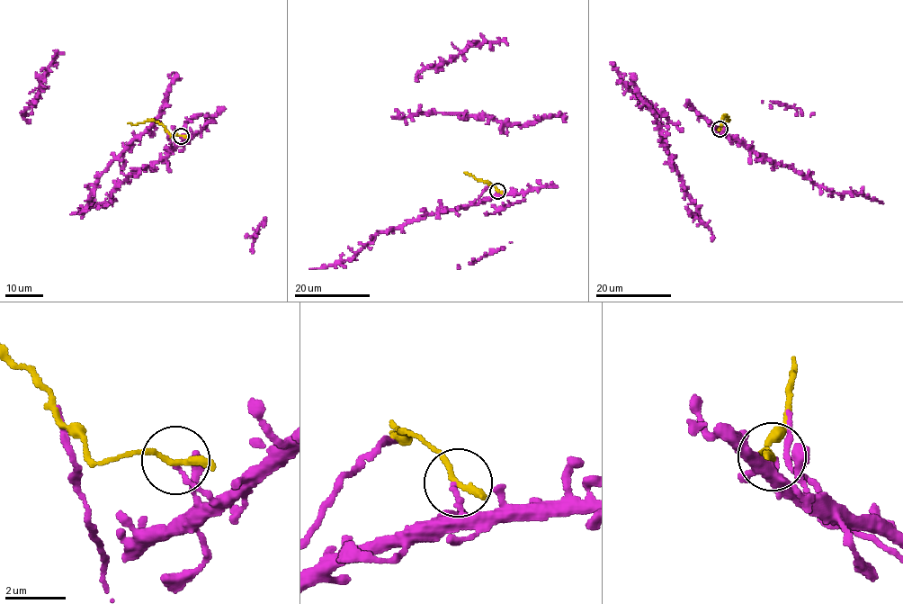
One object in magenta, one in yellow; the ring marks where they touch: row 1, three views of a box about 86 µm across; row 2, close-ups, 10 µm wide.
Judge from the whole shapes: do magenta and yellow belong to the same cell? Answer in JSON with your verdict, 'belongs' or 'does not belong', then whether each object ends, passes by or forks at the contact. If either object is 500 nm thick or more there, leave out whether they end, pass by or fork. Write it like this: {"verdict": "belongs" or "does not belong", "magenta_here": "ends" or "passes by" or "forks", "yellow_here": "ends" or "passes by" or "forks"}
{"verdict": "does not belong", "magenta_here": "ends", "yellow_here": "passes by"}

